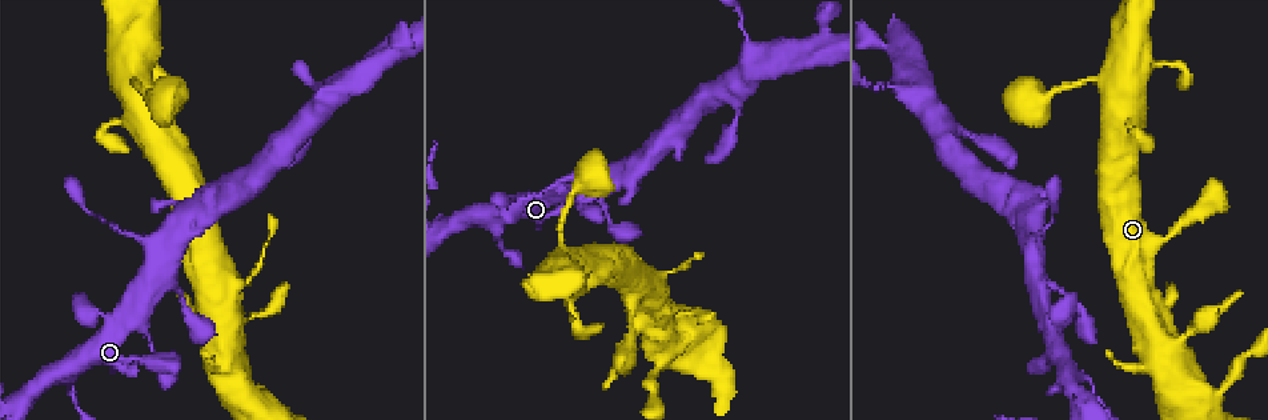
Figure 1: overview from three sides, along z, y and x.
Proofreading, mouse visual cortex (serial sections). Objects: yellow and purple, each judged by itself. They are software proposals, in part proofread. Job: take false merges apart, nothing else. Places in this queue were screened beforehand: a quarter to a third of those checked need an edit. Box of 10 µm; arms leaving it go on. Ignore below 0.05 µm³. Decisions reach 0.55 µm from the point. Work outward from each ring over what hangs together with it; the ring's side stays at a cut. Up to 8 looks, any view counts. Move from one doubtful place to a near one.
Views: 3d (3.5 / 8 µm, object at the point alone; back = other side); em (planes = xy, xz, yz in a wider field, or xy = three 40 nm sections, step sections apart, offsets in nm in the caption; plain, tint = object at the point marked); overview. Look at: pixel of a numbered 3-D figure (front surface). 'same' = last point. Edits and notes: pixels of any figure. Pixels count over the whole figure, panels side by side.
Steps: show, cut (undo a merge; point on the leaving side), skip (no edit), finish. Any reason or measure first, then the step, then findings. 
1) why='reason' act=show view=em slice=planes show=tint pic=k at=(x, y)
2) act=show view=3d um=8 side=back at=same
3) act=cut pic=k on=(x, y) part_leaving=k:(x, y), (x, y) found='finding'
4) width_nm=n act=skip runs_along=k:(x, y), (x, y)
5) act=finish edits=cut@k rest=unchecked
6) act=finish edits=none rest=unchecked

act=show view=3d um=3.5 pic=1 at=(580, 210)

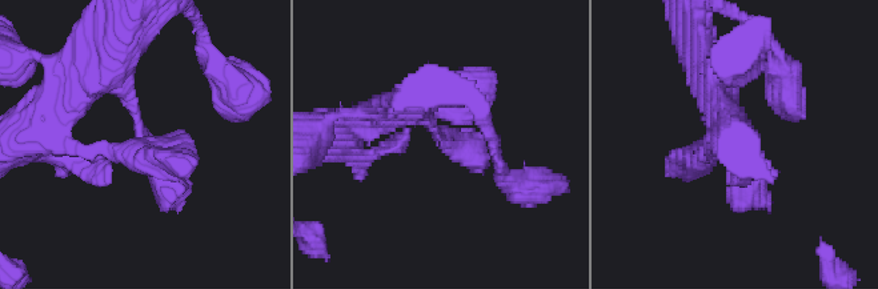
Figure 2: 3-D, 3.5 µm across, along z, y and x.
why='need the tissue' act=show view=em slice=xy step=5 show=tint pic=2 at=(442, 140)

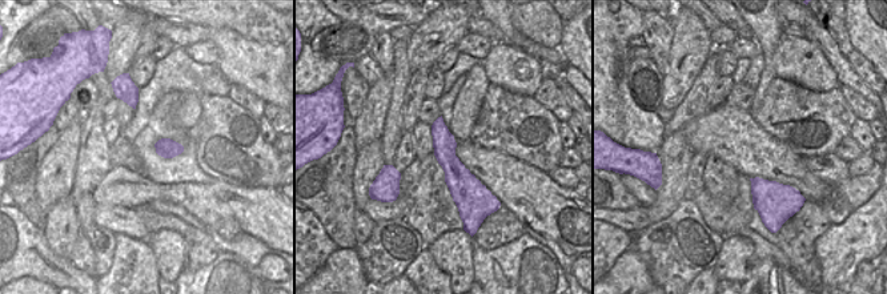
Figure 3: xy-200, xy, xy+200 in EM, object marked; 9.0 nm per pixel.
act=skip runs_along=3:(440, 121), (465, 201) found='continuous, no second cell'

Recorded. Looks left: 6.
why='abrupt turn' act=show view=3d um=8 side=back pic=1 at=(1106, 78)

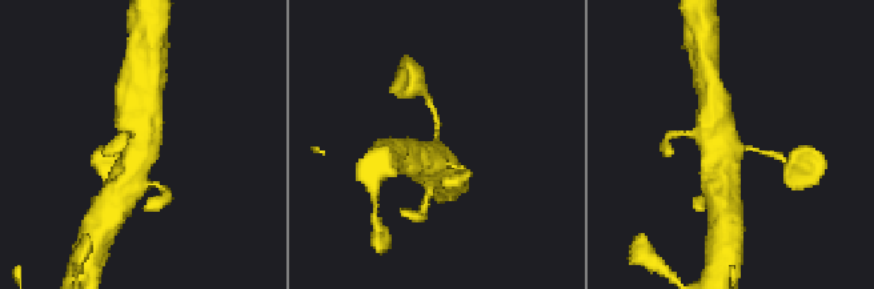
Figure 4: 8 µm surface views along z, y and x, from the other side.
why='shape alone is not enough' act=show view=em slice=xy step=3 show=tint at=same

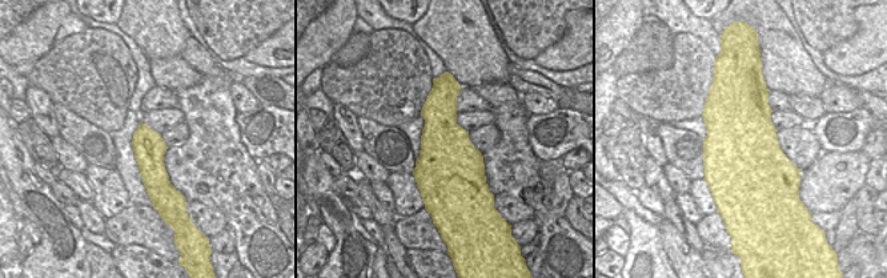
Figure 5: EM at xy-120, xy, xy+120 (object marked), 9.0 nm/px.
act=skip runs_along=4:(121, 189), (139, 153), (140, 116) found='continuous, no second cell'

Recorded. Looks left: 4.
act=show view=3d um=8 side=back pic=1 at=(748, 54)

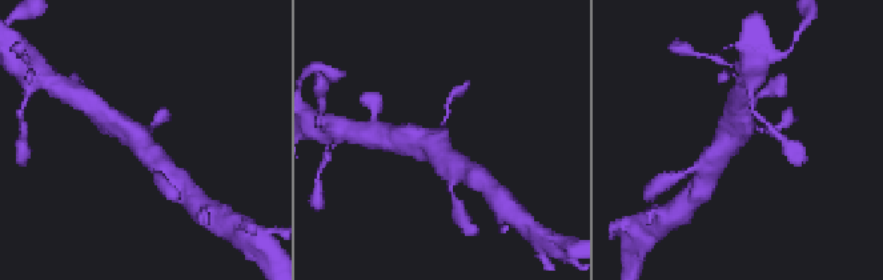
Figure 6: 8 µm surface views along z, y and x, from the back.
act=show view=3d um=3.5 at=same

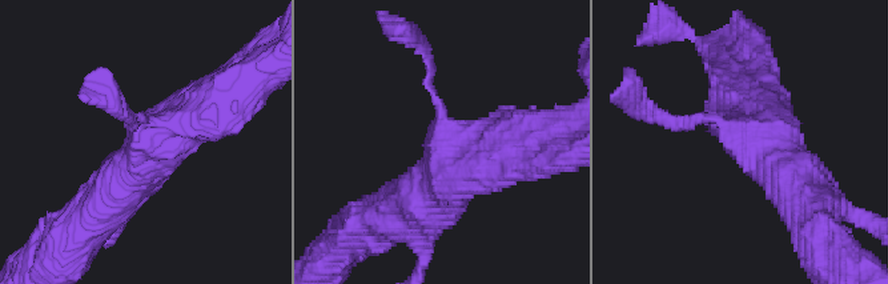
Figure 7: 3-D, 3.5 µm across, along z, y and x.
arms=3 arm_widths_nm=150,600,700 act=show view=em slice=planes show=tint pic=7 at=(737, 131)

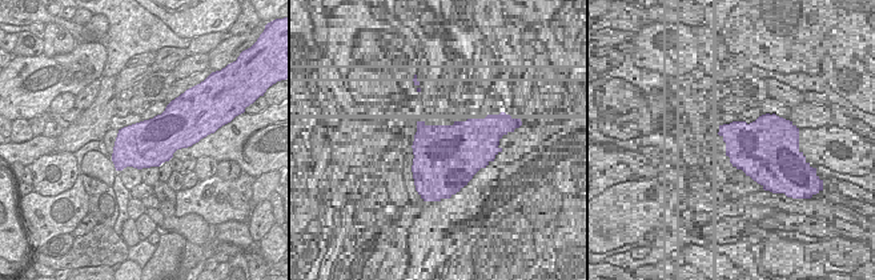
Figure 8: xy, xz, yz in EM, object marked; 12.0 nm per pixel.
act=skip runs_along=7:(109, 198), (171, 132), (236, 87) found='one cell here'

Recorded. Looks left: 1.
act=finish edits=none rest=unchecked

